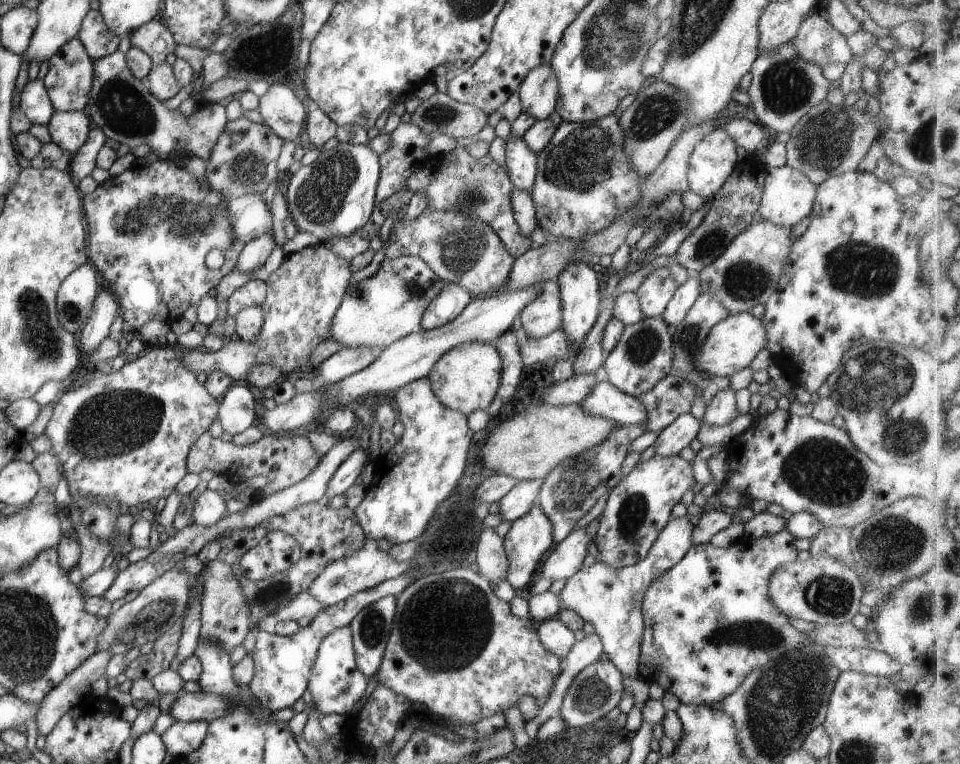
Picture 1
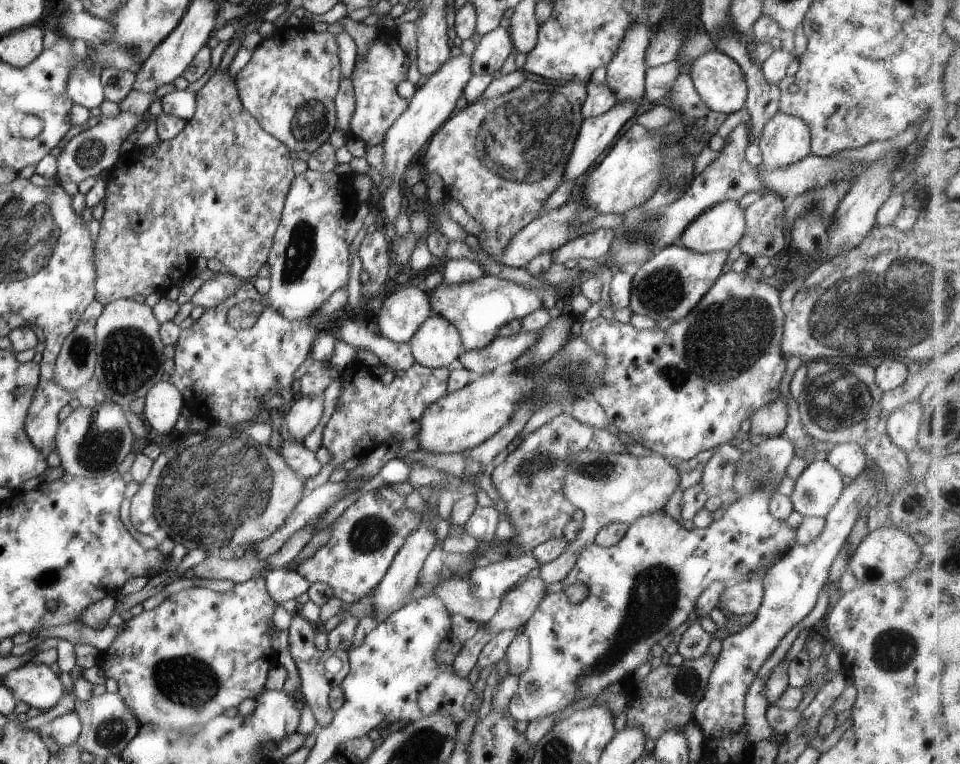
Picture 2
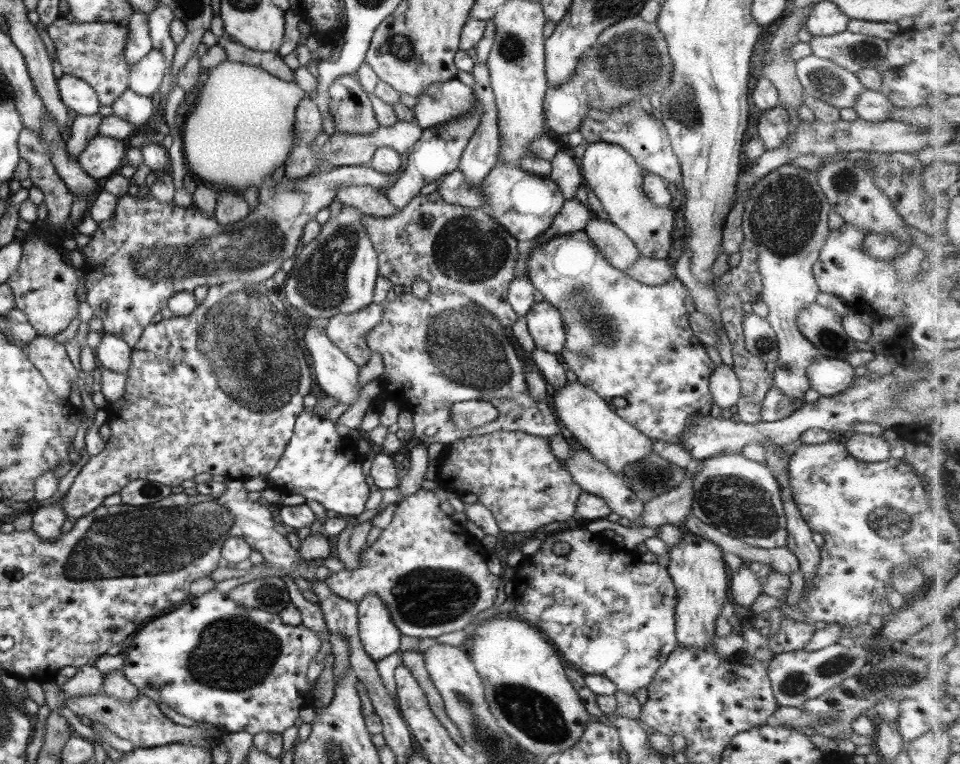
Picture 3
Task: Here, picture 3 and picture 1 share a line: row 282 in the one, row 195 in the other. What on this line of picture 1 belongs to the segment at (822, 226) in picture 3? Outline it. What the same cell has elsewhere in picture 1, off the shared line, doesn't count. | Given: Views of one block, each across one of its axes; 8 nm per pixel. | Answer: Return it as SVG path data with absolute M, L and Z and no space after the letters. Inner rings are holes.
M787 165L766 167L766 169L761 199L756 212L763 222L791 228L811 213L817 185L810 182L801 171Z

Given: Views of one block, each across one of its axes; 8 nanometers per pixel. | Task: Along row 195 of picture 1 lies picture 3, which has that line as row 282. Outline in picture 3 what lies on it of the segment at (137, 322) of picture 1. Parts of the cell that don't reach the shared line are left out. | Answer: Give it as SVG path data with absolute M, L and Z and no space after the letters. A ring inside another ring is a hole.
M369 164L340 166L321 170L303 176L299 180L289 180L283 176L280 182L265 178L259 188L259 202L243 216L240 224L223 225L214 216L207 216L194 207L179 208L173 203L161 204L150 192L143 198L126 193L117 198L115 212L109 220L97 222L96 230L85 240L80 240L77 251L84 264L81 268L87 289L86 301L93 318L102 321L102 333L121 338L128 347L133 348L139 341L143 330L151 324L153 315L165 308L169 298L177 292L192 292L198 286L218 286L223 282L241 282L246 287L263 285L280 269L281 263L297 253L297 244L303 227L315 217L316 212L331 204L337 186L369 185L374 189L387 188L390 174L375 172Z

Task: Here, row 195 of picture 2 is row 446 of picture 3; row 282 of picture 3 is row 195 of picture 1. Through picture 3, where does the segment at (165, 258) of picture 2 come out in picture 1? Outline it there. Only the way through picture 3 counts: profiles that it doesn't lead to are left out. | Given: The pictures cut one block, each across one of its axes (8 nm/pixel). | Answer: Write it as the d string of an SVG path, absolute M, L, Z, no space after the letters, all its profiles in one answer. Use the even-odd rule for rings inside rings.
M244 117L223 124L223 132L219 134L215 146L206 159L205 174L207 185L223 196L241 196L248 193L264 193L273 180L281 179L275 168L284 141L278 138L263 123L255 124Z

